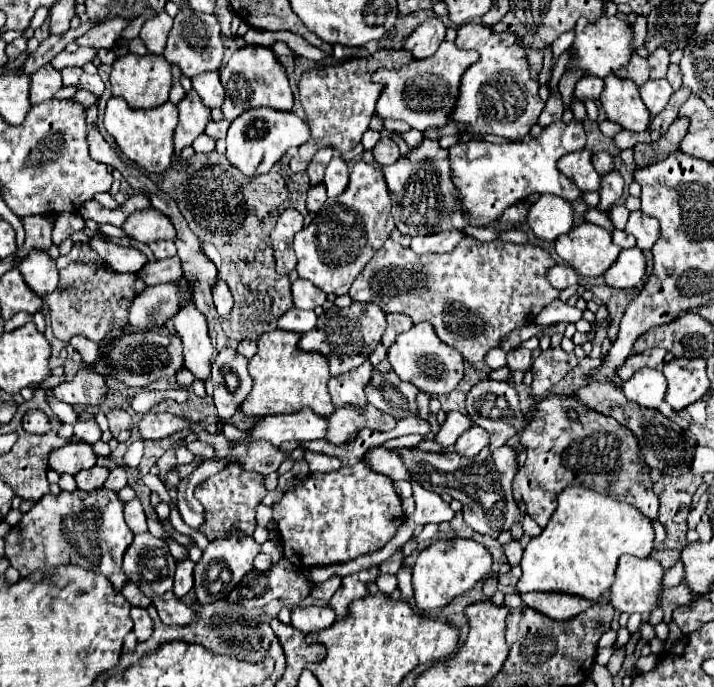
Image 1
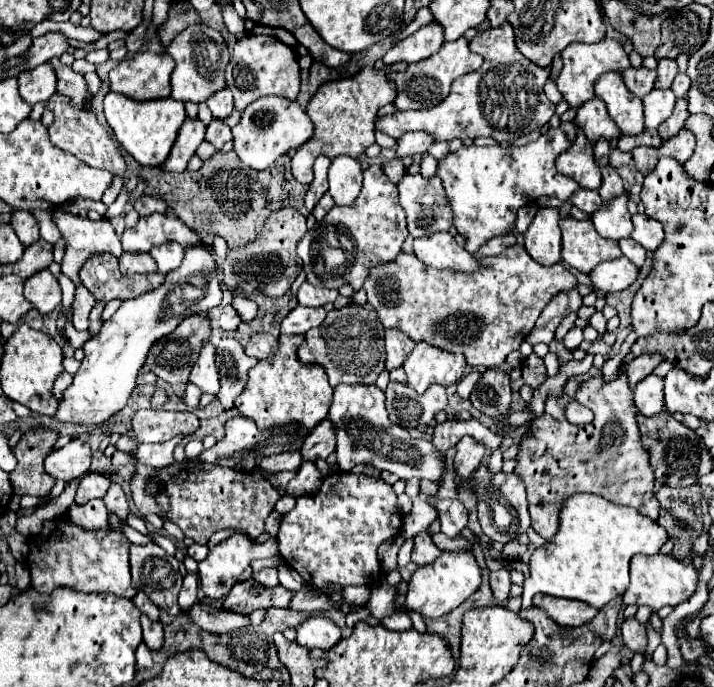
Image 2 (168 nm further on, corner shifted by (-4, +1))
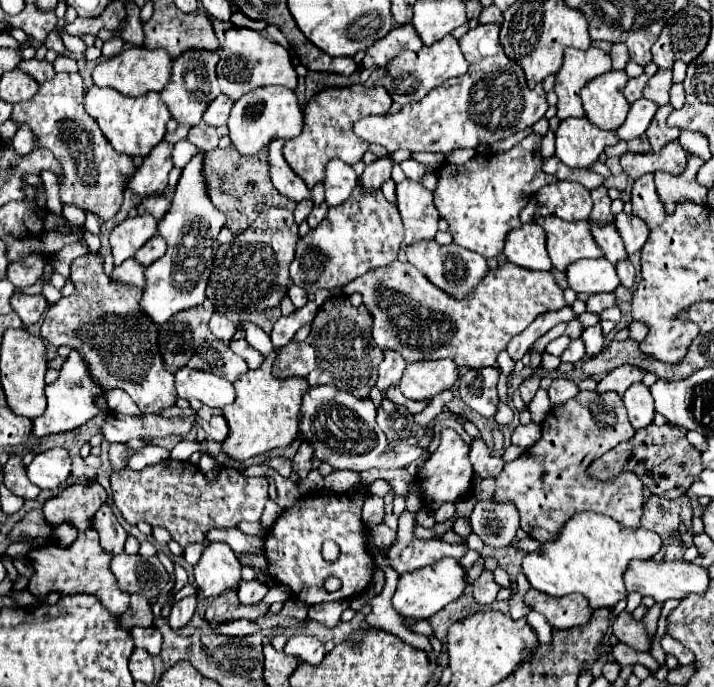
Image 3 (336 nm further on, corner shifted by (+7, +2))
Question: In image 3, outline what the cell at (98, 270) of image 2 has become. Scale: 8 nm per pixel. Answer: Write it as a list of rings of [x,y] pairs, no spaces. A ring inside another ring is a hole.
[[[99,254],[75,258],[71,264],[71,282],[75,286],[75,292],[69,298],[61,298],[55,306],[49,306],[49,310],[45,312],[45,320],[41,324],[41,338],[53,346],[67,344],[73,350],[81,352],[81,356],[85,356],[85,362],[89,364],[93,380],[97,380],[101,388],[125,390],[145,414],[159,414],[163,408],[173,406],[177,398],[173,374],[165,368],[161,352],[157,352],[157,324],[153,324],[141,312],[139,302],[143,292],[137,286],[121,284],[107,278],[103,272],[103,258]]]

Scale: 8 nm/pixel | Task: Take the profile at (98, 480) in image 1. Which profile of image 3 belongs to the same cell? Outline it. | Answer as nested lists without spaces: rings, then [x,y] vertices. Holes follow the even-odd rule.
[[[97,482],[87,484],[71,484],[63,488],[57,496],[49,498],[43,506],[45,518],[51,526],[59,524],[71,524],[79,532],[85,532],[91,528],[91,520],[101,508],[101,504],[107,502],[107,492]]]

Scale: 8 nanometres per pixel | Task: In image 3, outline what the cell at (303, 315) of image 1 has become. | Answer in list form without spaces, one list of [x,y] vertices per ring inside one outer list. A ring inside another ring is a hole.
[[[309,300],[303,308],[295,310],[291,316],[281,316],[271,332],[271,340],[275,344],[275,348],[281,348],[285,344],[291,342],[291,338],[295,336],[295,332],[303,326],[303,324],[311,324],[311,320],[315,318],[317,312],[317,304],[315,300]]]

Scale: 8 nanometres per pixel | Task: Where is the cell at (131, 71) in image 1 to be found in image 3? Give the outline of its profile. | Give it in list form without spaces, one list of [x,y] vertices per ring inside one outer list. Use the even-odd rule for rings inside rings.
[[[135,46],[135,48],[129,48],[105,62],[99,62],[93,68],[93,82],[97,86],[109,86],[125,96],[143,96],[149,90],[159,92],[169,82],[171,68],[173,68],[173,58],[165,50],[161,50],[161,48],[147,50],[147,48]]]

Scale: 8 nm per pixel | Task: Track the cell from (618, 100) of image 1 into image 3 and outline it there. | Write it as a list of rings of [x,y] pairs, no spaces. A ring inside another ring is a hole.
[[[611,70],[597,76],[581,90],[583,108],[587,118],[603,130],[617,130],[629,112],[629,102],[623,96],[627,84],[625,70]]]

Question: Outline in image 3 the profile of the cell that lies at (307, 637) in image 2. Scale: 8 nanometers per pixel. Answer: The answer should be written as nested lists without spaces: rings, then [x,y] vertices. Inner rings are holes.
[[[295,634],[295,636],[291,636],[287,640],[283,652],[289,654],[289,656],[297,656],[301,662],[311,664],[311,666],[321,664],[321,660],[325,656],[325,650],[323,650],[323,644],[319,642],[319,638],[307,636],[307,634]]]

